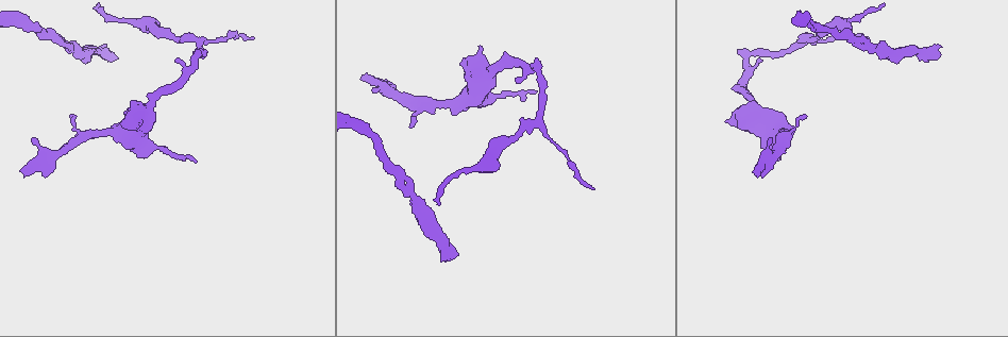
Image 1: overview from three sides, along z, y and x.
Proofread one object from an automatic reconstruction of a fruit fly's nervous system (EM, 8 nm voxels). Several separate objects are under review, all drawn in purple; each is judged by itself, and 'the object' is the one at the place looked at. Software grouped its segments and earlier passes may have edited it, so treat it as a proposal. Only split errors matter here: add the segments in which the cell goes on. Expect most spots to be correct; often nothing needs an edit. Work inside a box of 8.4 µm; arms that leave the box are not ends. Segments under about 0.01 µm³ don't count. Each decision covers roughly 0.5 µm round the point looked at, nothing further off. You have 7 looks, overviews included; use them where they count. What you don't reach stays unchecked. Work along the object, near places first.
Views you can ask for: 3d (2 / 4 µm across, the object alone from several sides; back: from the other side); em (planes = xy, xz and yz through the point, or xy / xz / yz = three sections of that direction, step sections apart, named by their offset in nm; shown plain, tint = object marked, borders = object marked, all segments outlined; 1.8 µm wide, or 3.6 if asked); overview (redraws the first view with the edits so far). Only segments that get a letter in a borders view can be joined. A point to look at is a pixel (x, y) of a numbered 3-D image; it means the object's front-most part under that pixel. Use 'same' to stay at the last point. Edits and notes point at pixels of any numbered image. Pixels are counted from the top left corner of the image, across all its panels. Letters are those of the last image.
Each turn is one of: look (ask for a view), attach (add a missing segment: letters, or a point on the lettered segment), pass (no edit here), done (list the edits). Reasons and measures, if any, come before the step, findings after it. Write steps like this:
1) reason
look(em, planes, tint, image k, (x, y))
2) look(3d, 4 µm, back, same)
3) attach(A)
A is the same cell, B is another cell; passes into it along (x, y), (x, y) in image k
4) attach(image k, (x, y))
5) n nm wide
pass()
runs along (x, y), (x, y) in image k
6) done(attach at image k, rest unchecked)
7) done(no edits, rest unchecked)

an open end
look(3d, 2 µm, back, image 1, (196, 161))

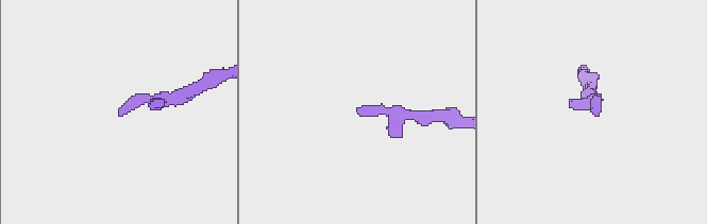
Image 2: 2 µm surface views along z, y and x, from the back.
look(em, 3.6 µm, xz, step 4, tint, image 2, (362, 105))

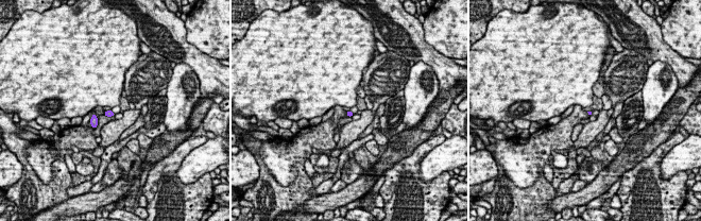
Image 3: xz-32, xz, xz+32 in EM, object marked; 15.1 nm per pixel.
look(em, 3.6 µm, planes, borders, same)

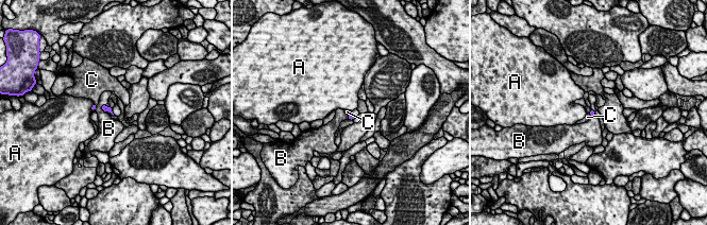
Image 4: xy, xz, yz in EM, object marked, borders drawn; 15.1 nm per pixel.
pass()
A, B and C are other cells; border along (106, 110), (113, 115) in image 4; no lettered segment goes on from it

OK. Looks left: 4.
an open end
look(em, planes, borders, image 1, (453, 257))

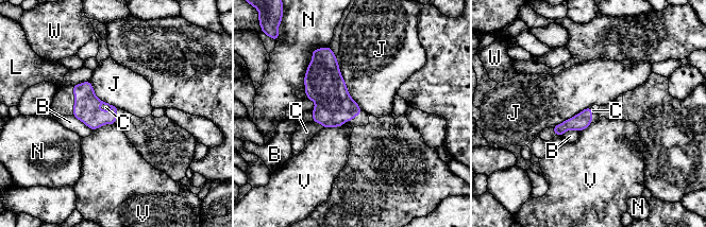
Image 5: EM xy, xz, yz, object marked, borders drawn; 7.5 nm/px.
attach(C)
C is the same cell, B, J, L, N, V and W are other cells; passes into it along (86, 103), (103, 109), (105, 107) in image 5; it goes on there

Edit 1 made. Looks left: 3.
look(3d, 2 µm, image 1, (470, 168))

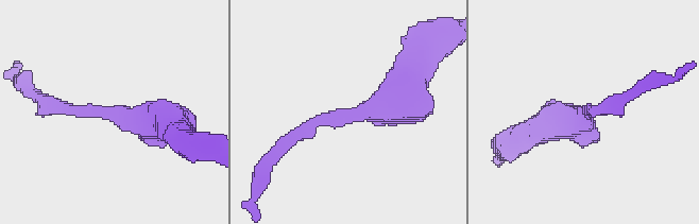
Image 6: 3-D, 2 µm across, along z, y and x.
now the EM
look(em, planes, borders, image 6, (350, 113))

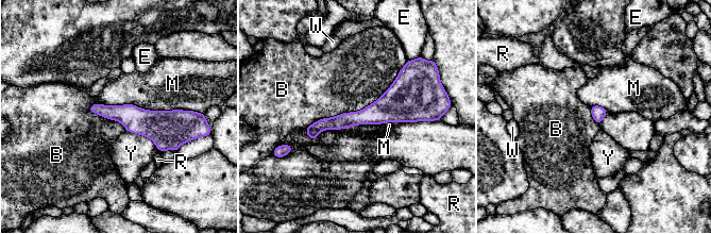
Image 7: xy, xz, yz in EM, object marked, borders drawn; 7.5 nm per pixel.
pass()
B, E, M, R, W and Y are other cells; runs along (421, 110), (384, 110), (308, 131) in image 7; no lettered segment goes on from it

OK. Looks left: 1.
done(attach at image 5, rest unchecked)

